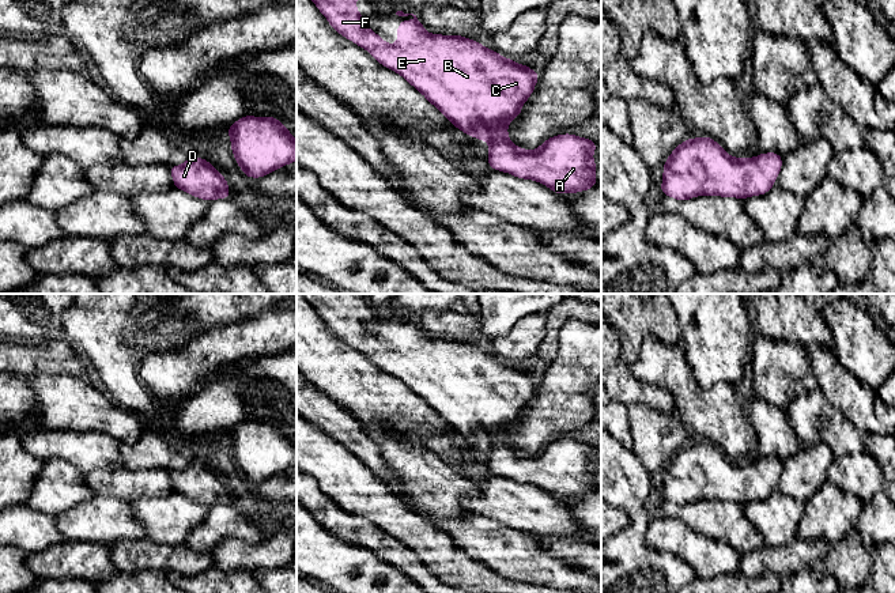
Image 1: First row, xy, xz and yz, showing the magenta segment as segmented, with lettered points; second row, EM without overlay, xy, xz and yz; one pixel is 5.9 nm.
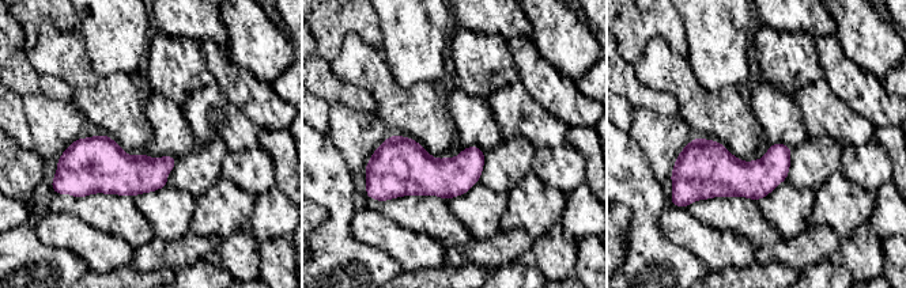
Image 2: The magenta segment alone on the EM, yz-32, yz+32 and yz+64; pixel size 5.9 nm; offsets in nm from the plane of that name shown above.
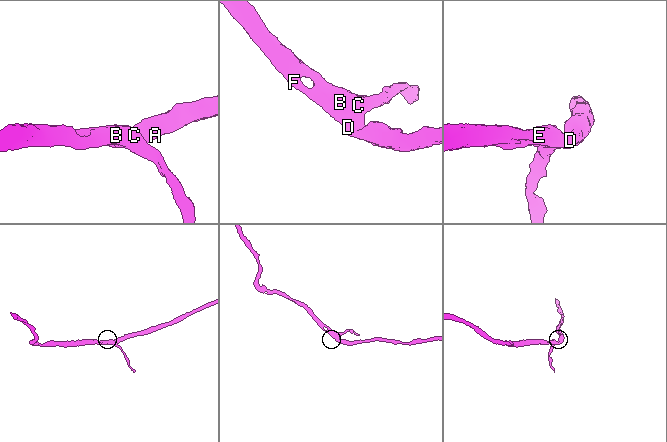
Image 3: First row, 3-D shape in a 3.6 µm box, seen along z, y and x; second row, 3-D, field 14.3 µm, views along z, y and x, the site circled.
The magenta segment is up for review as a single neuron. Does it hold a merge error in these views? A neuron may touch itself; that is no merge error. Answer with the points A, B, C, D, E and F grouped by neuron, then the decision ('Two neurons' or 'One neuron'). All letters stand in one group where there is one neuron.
Groups: A B C D E F. One neuron

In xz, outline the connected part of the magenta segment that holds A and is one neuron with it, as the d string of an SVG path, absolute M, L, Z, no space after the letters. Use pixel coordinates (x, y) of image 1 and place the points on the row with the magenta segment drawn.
M311 0L329 24L343 37L358 46L366 49L384 67L401 75L412 84L426 99L464 133L484 140L490 144L488 166L498 171L509 173L522 180L533 180L554 190L556 194L584 192L596 188L596 162L592 155L597 143L571 133L548 137L536 150L525 150L514 146L507 135L509 124L517 118L522 105L532 95L539 80L539 73L524 64L517 64L495 50L487 49L480 42L465 38L464 35L430 34L419 22L416 15L397 11L399 16L412 15L411 22L399 22L397 42L390 45L365 23L362 14L356 10L355 0Z

